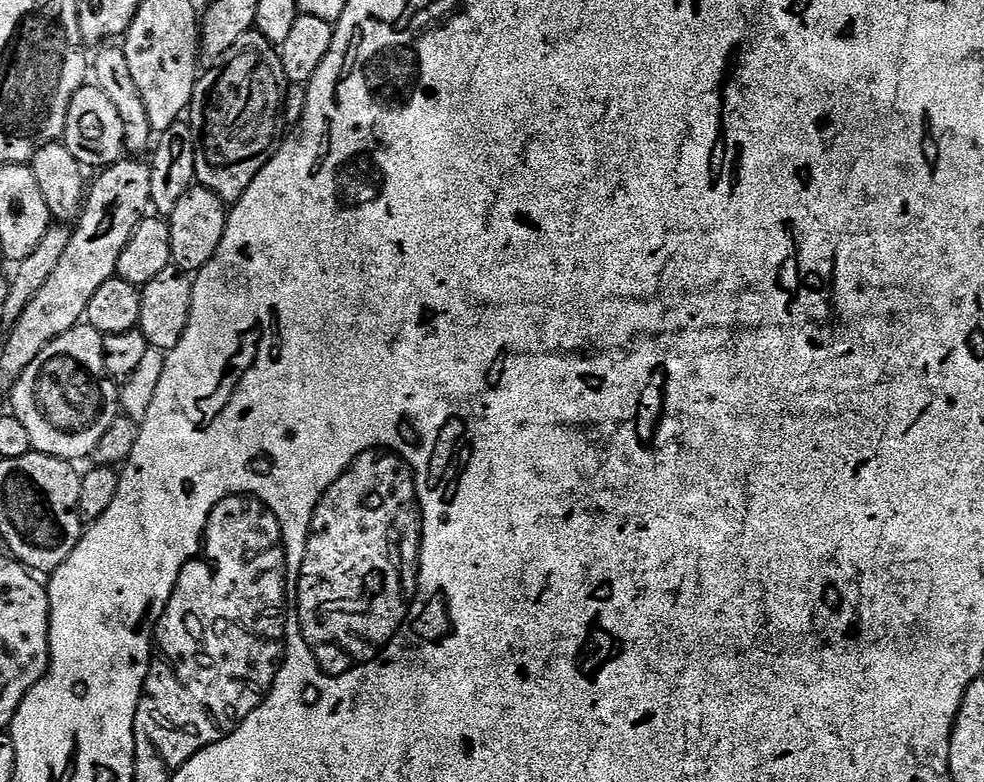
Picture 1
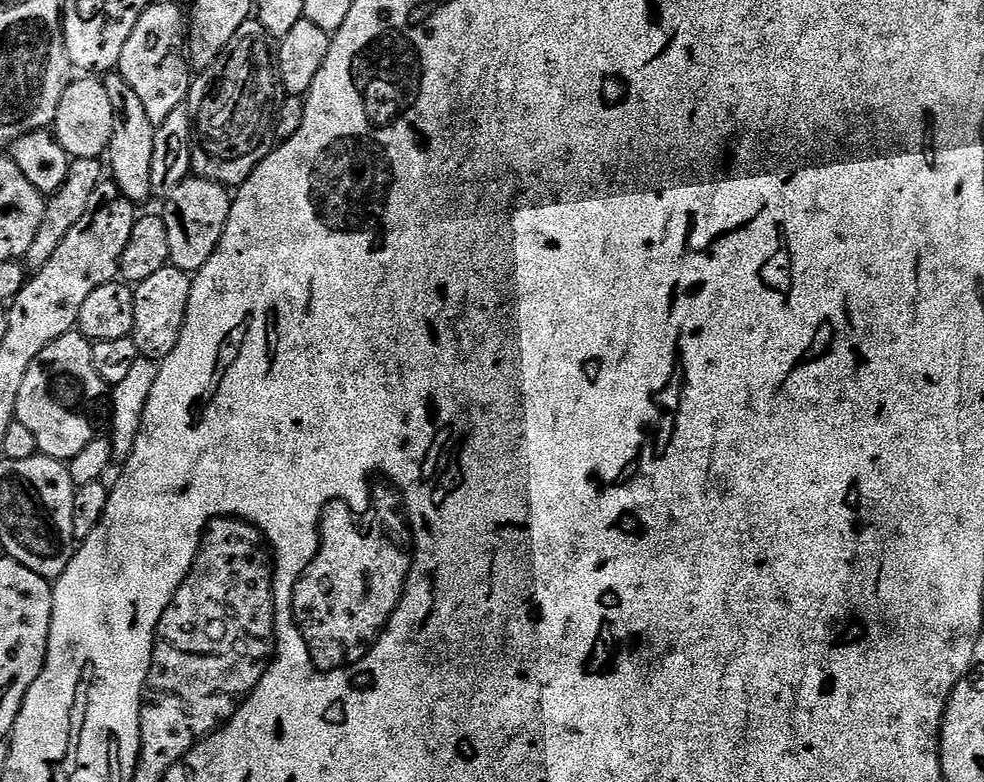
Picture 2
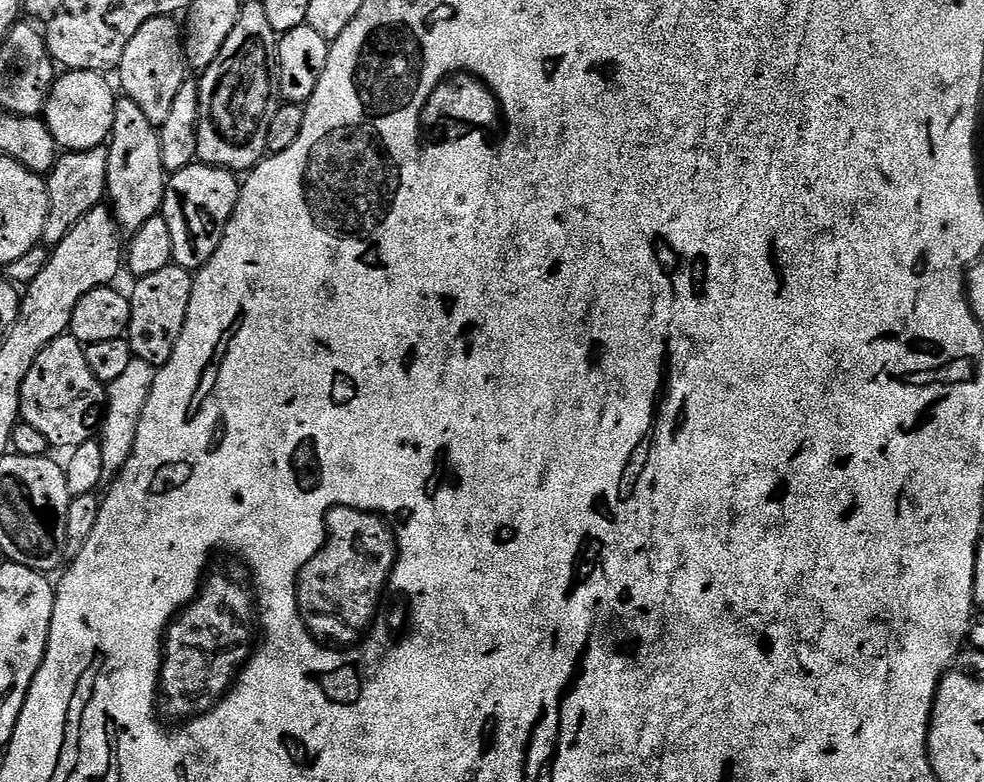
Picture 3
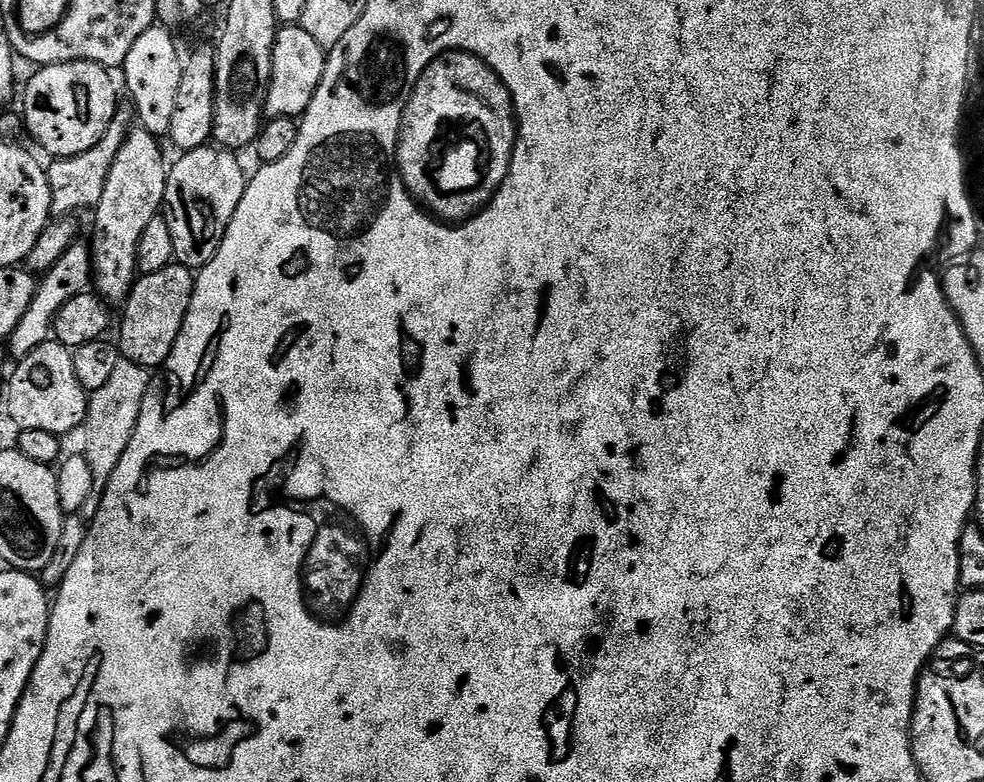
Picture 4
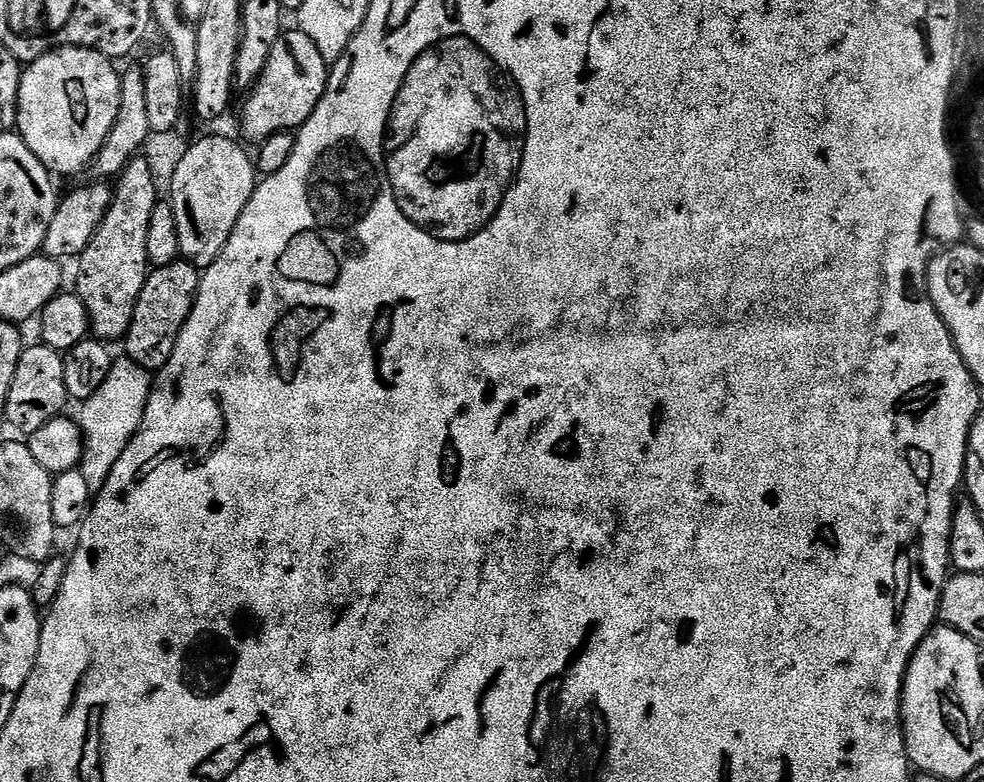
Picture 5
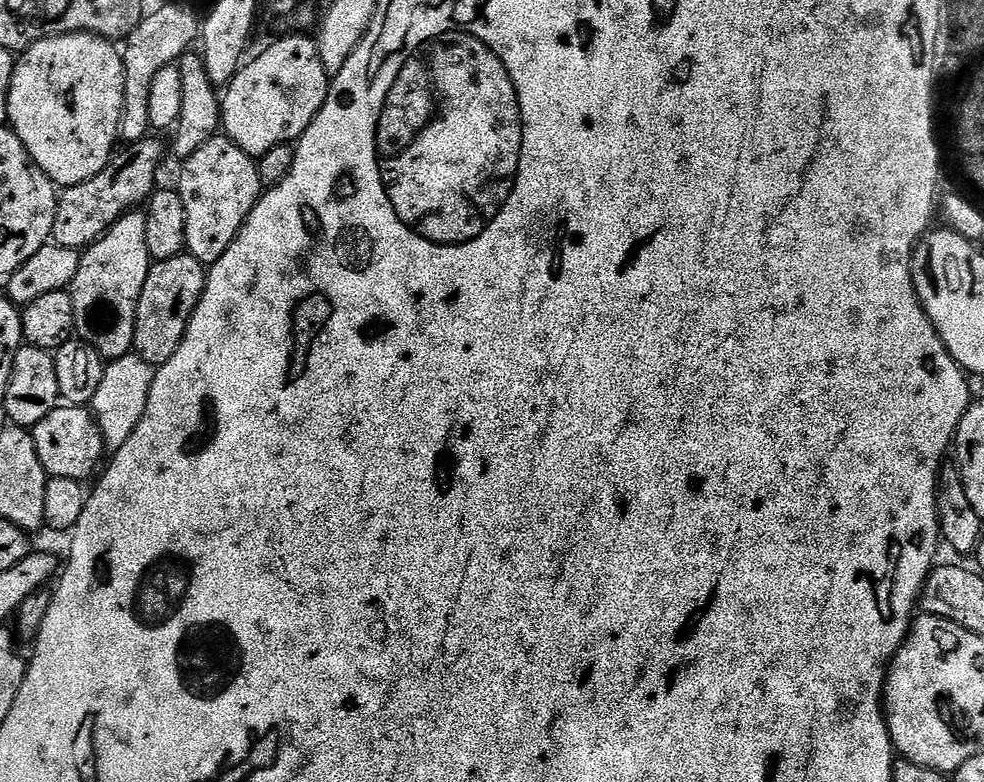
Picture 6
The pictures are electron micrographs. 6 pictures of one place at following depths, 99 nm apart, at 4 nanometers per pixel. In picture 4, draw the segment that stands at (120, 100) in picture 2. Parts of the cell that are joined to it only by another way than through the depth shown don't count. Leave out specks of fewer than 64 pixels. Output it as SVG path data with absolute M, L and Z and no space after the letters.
M133 127L132 132L122 142L114 166L110 166L110 178L106 178L106 190L96 203L96 229L92 232L92 275L94 288L105 302L123 302L132 292L132 285L138 279L136 255L142 233L155 216L164 208L164 195L168 185L169 161L164 161L161 141L145 128Z

